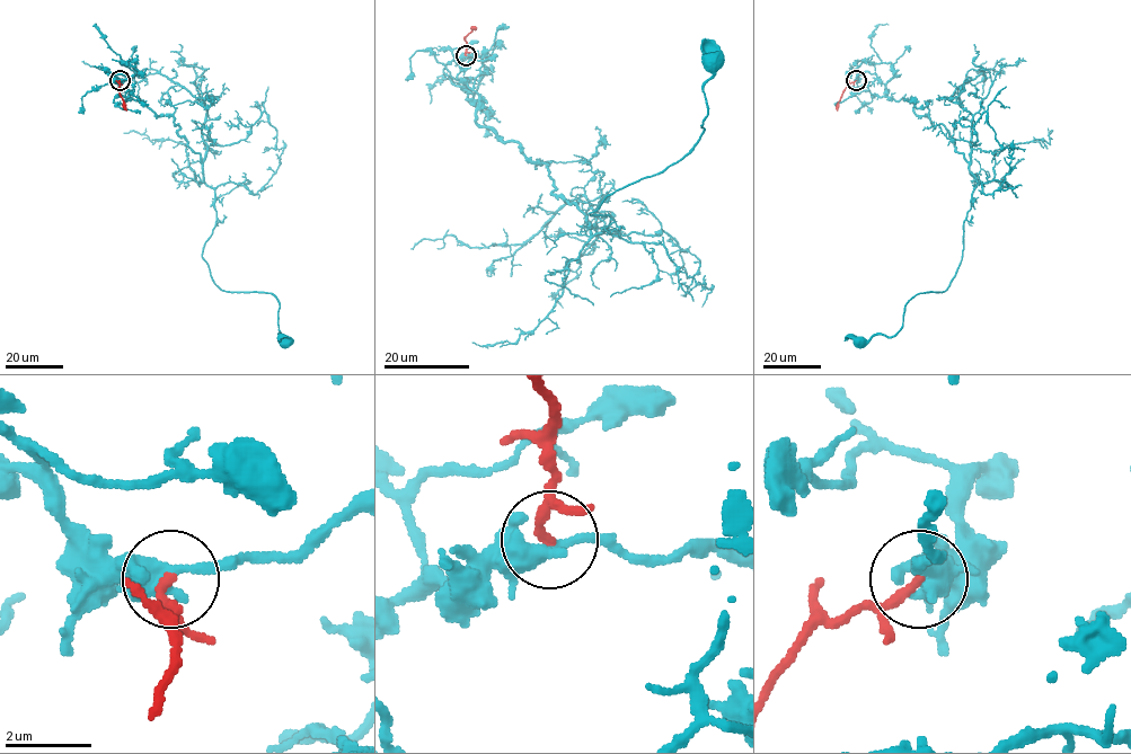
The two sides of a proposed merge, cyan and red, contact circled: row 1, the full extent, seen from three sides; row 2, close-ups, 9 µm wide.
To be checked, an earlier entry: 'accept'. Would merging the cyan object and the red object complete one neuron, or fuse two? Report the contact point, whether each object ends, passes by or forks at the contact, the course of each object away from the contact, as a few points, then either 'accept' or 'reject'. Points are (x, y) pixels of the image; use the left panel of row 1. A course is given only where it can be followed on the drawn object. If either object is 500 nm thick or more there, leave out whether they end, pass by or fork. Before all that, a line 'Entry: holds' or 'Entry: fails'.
Entry: holds
at (120, 80); cyan passes by; red ends there; cyan runs (118, 80), (104, 71), (200, 154), (217, 212), (202, 258), (220, 289), (271, 293), (284, 340); red runs (118, 80), (118, 91), (126, 111); accept

